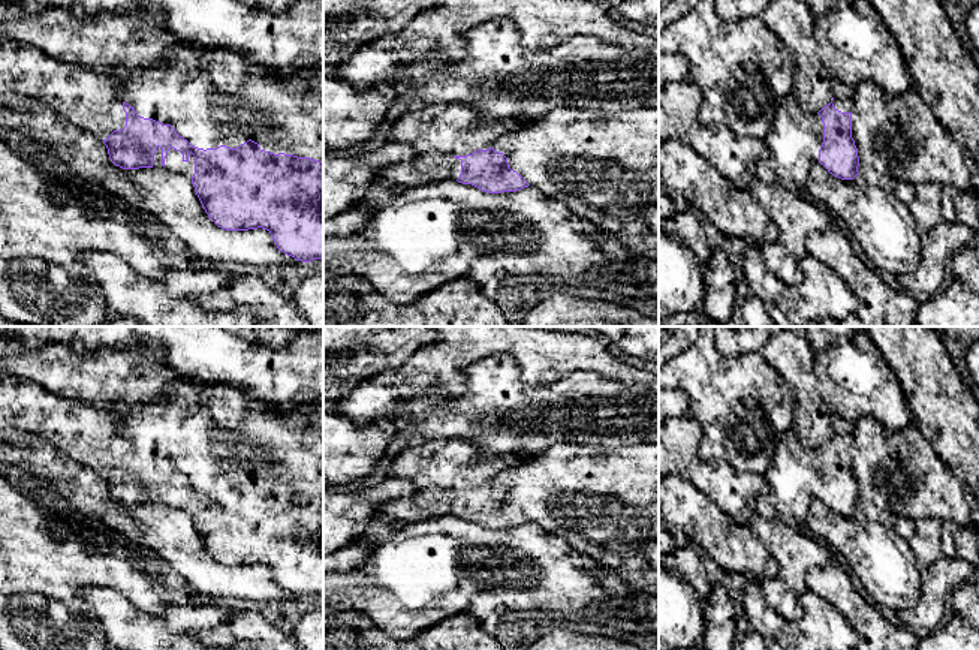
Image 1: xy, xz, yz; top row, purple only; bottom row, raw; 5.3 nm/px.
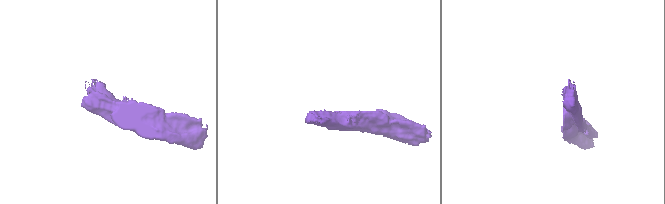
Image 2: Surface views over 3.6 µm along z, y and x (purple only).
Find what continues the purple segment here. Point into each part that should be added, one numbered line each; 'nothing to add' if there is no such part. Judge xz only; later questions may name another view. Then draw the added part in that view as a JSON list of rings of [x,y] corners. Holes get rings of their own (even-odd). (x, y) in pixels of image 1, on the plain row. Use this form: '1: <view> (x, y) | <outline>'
1: xz (437, 468) | [[[443,437],[407,446],[392,457],[389,476],[409,479],[415,493],[383,505],[383,515],[401,523],[454,515],[461,509],[460,491],[491,484],[503,470],[534,455],[495,454],[473,439]]]

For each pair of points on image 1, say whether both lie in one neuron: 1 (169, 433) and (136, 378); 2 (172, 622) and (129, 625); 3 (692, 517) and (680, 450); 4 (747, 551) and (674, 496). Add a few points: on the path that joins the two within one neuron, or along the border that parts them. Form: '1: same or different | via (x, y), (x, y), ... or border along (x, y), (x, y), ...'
1: different | border along (180, 382), (171, 382), (154, 402), (114, 402)
2: same | via (162, 625), (139, 625)
3: different | border along (674, 472), (690, 481), (713, 502)
4: same | via (729, 544), (692, 511)

